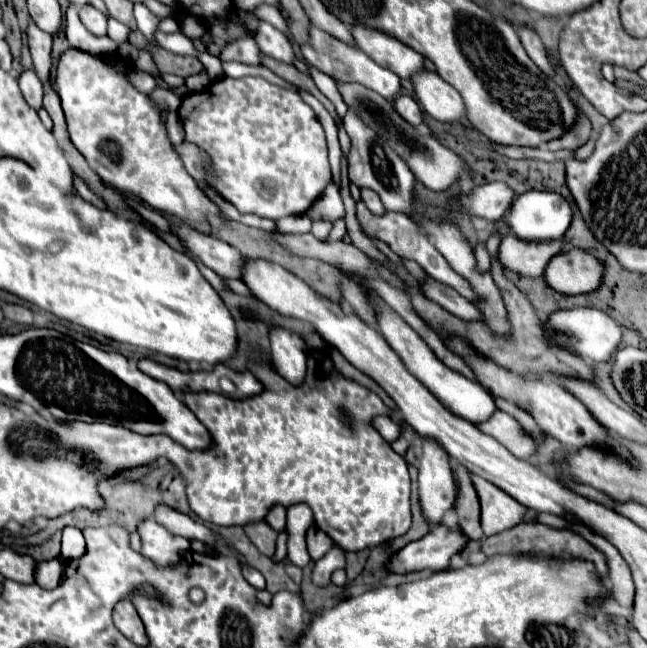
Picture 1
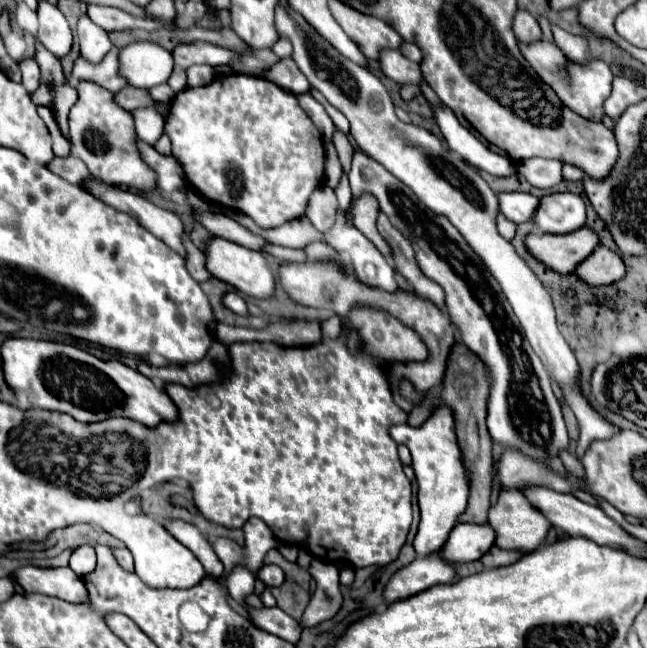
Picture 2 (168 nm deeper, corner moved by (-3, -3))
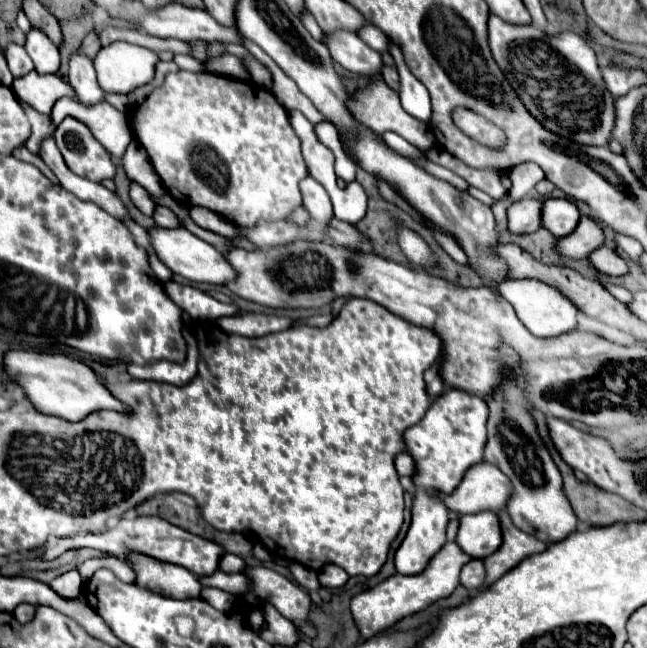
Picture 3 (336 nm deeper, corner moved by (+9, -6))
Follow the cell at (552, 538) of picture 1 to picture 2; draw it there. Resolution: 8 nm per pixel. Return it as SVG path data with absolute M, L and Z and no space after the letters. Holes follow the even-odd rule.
M492 547L480 561L484 563L484 567L486 569L490 569L490 567L502 567L502 565L512 565L512 563L516 563L520 557L522 557L524 553L522 551L504 551L504 549L500 549L500 547Z

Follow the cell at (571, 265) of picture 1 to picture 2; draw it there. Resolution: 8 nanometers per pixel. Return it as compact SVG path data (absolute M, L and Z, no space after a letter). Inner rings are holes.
M602 245L596 247L596 251L592 251L592 255L588 255L588 259L584 259L584 263L580 263L574 271L574 275L580 275L580 279L584 279L590 287L616 283L624 277L624 273L626 267L620 255Z

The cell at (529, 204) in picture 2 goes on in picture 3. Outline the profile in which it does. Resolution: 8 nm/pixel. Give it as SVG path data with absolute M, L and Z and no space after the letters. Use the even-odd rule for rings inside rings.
M522 198L508 208L508 230L514 234L530 234L542 226L542 202Z

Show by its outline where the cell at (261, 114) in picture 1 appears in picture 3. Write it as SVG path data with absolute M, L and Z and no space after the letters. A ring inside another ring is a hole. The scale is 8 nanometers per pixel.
M178 70L166 74L162 86L148 94L142 104L130 108L128 124L138 144L148 152L164 188L182 206L204 206L236 226L250 228L258 220L284 220L302 204L298 182L308 170L300 152L300 138L292 130L284 106L262 86L210 72Z

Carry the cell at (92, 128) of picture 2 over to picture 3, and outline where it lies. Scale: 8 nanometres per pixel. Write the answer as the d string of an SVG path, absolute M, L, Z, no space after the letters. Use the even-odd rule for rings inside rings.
M66 118L54 130L54 140L68 162L68 168L92 182L102 182L106 178L114 178L116 170L110 160L110 154L96 142L92 132L78 120Z

